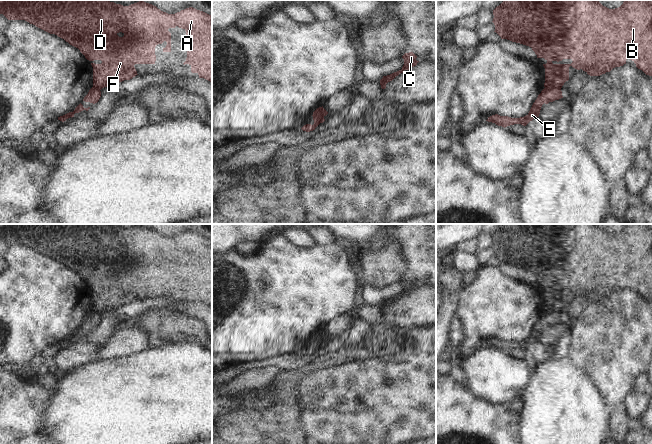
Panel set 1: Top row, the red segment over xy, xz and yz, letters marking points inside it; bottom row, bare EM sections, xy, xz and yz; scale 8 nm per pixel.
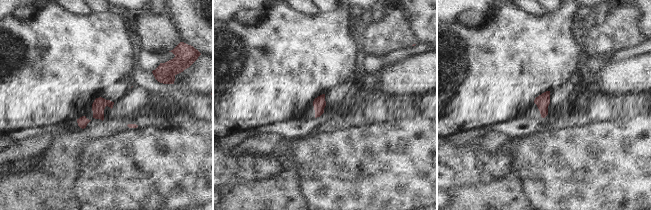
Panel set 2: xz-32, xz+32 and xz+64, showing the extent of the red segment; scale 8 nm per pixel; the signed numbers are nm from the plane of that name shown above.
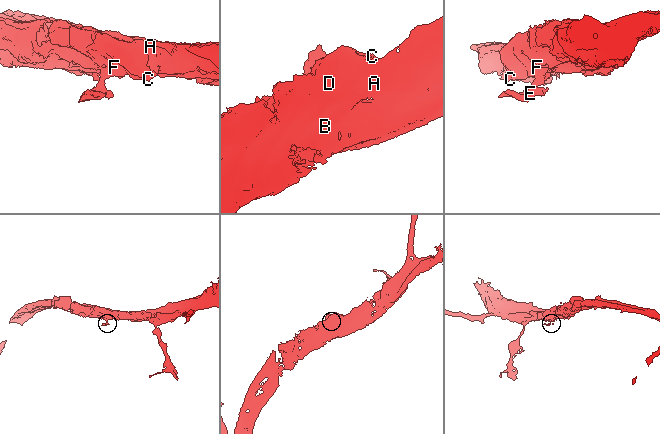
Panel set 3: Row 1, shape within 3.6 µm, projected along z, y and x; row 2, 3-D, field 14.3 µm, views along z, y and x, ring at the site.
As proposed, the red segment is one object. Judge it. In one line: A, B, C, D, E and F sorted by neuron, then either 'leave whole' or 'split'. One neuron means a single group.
A B C D F / E | split

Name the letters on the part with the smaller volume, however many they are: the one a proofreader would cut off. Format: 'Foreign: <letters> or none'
Foreign: E.

